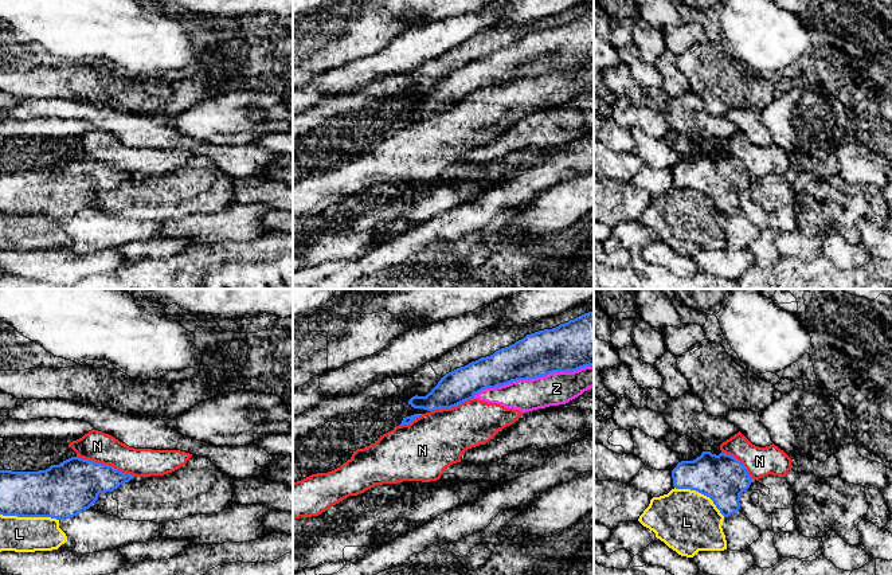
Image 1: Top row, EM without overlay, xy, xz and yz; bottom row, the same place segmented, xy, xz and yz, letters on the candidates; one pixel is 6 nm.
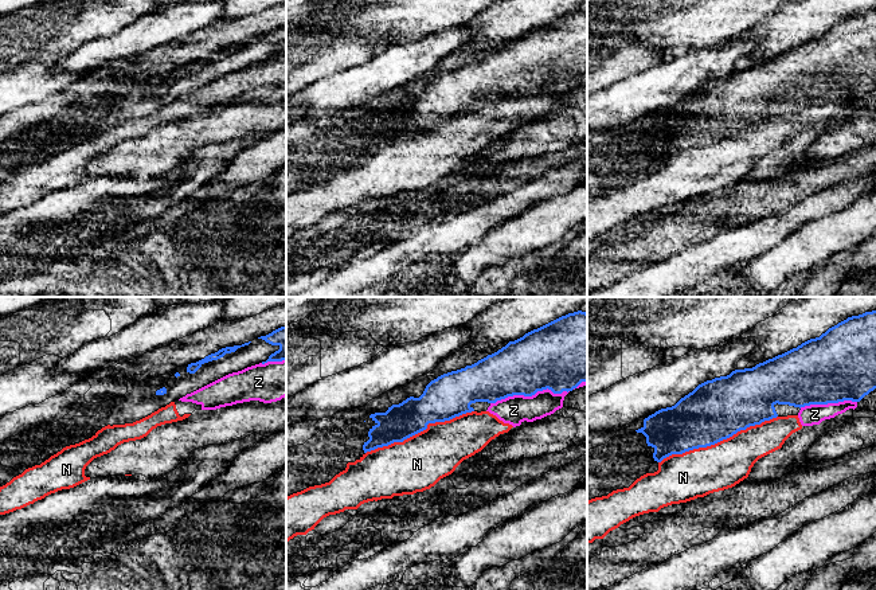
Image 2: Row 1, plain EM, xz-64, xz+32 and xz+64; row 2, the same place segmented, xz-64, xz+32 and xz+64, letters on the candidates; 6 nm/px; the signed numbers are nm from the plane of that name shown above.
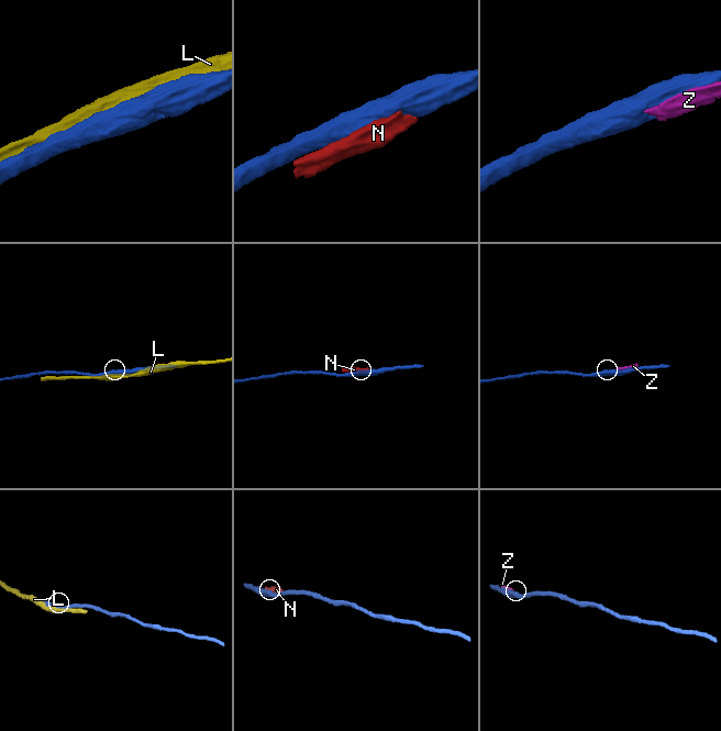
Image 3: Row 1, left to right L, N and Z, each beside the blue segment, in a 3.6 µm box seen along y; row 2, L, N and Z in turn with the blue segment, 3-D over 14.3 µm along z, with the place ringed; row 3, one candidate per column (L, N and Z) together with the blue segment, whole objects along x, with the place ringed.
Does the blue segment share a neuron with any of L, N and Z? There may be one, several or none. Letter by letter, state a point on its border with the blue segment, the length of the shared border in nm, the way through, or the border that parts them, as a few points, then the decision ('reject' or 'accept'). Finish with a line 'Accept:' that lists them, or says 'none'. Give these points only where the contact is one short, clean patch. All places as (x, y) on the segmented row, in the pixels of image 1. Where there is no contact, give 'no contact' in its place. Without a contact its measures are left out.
L: meets blue in xy at (30, 516); contact 360 nm long; reject
N: meets blue in xy at (106, 465); contact 380 nm long; reject
Z: meets blue in xz at (532, 378); contact 750 nm long; reject
Accept: none

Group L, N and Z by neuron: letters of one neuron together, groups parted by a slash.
L / N Z

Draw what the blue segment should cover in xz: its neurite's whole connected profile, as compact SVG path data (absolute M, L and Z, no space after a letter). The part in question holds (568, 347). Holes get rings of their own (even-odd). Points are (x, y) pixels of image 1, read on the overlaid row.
M594 312L527 335L490 356L457 368L441 378L426 396L415 395L408 404L427 411L451 408L486 388L590 365L594 367Z

